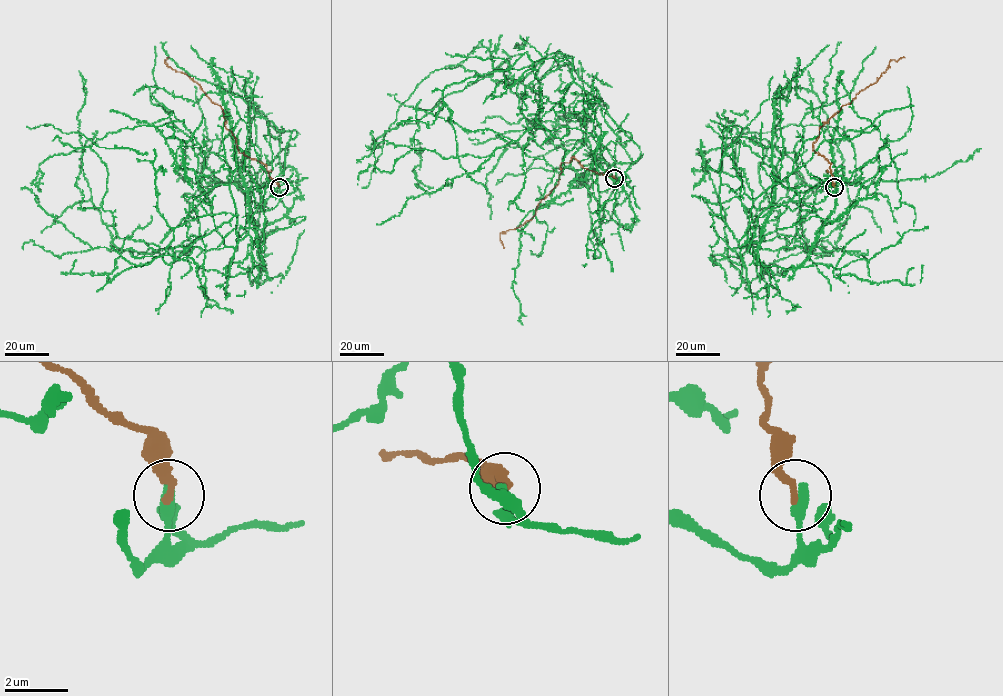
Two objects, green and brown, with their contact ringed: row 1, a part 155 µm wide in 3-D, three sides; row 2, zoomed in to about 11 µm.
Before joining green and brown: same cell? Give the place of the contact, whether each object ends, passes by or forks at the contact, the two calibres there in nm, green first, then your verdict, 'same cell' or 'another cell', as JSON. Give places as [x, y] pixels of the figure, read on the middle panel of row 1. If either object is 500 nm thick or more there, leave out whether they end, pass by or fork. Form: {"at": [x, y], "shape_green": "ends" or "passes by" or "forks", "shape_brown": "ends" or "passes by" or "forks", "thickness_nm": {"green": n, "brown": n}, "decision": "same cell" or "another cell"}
{"at": [614, 178], "shape_green": "ends", "shape_brown": "ends", "thickness_nm": {"green": 400, "brown": 280}, "decision": "another cell"}

